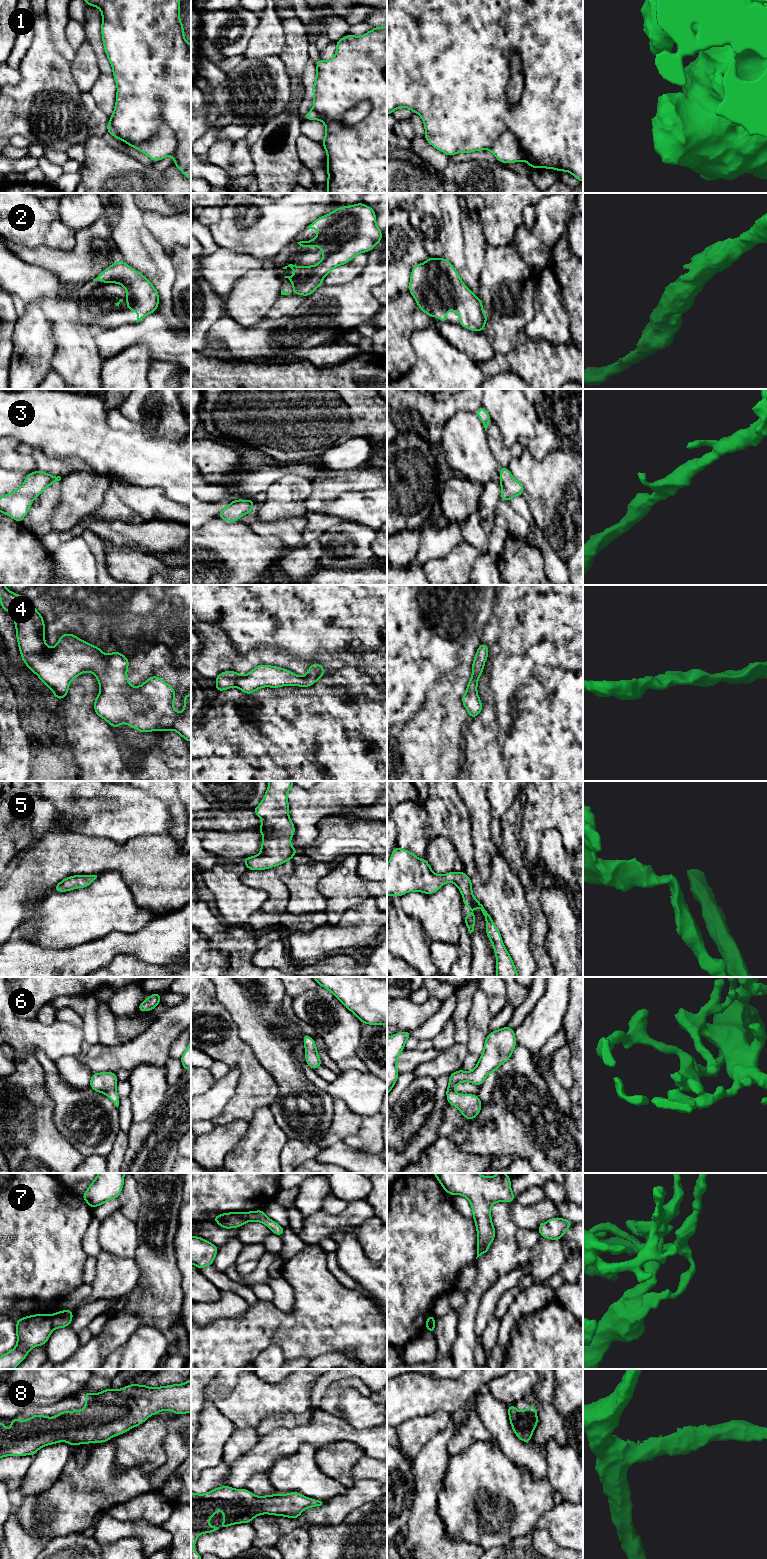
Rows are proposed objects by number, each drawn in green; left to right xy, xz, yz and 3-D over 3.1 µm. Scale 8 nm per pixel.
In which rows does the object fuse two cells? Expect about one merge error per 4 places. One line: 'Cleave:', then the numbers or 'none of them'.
Cleave: 1, 7

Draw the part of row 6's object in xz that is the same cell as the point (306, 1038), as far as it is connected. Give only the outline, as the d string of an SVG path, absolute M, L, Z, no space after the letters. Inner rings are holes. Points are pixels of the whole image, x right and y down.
M304 1034L303 1042L305 1046L305 1061L307 1062L308 1066L314 1070L321 1067L322 1063L320 1057L318 1056L314 1038Z

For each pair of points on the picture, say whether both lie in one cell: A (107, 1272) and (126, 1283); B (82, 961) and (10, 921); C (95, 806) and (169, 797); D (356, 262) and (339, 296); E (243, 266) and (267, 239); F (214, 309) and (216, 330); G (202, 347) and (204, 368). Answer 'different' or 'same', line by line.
A: same
B: different
C: different
D: different
E: different
F: different
G: different

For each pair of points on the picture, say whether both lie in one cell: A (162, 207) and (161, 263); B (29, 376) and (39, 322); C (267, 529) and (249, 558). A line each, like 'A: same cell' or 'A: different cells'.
A: different cells
B: same cell
C: different cells

